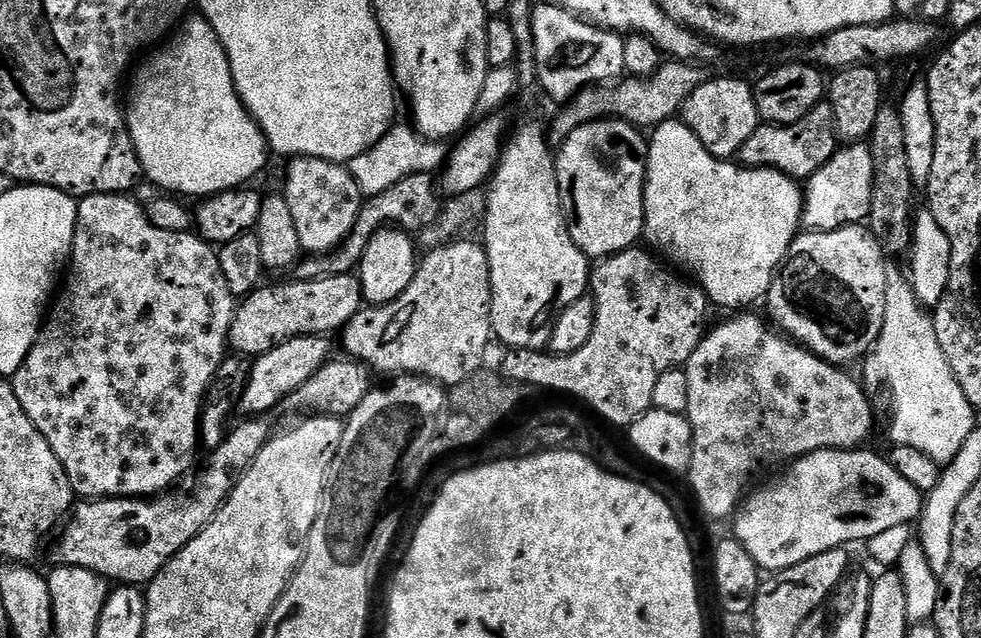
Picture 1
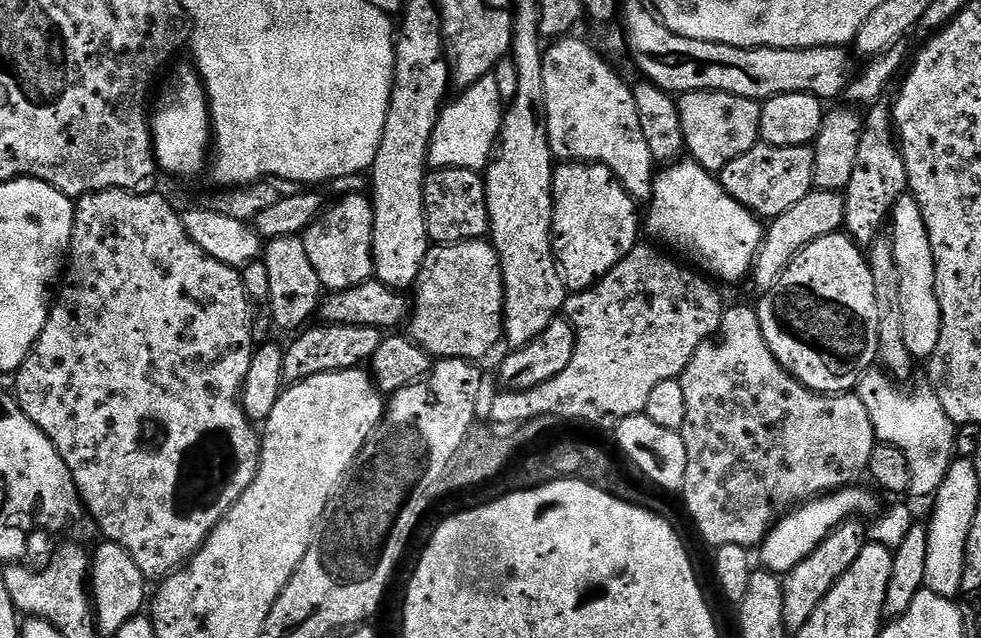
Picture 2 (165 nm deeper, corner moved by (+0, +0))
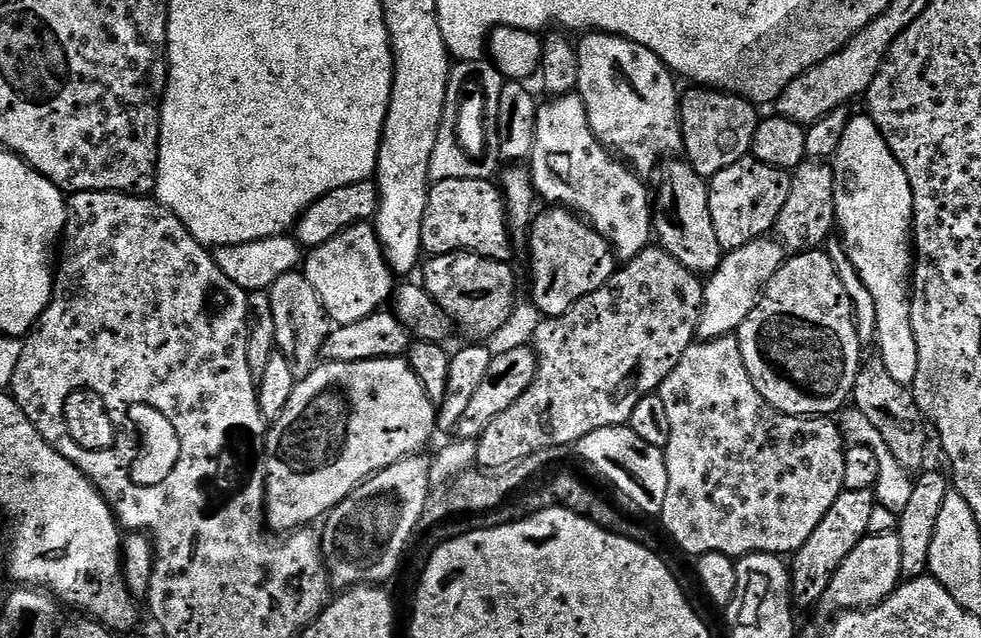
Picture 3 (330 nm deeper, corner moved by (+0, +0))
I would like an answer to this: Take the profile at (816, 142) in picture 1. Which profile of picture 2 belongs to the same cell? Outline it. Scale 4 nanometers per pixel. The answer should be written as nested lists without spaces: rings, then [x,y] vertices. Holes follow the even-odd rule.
[[[757,142],[746,154],[734,158],[730,166],[718,173],[721,186],[742,206],[746,206],[758,218],[771,222],[778,219],[790,206],[798,206],[802,198],[814,191],[815,147],[770,146]],[[765,216],[765,217],[764,217]]]

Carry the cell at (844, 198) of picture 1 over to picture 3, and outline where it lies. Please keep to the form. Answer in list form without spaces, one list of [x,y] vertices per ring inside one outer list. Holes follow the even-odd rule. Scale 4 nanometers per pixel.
[[[776,238],[751,240],[746,242],[746,246],[725,251],[718,270],[711,273],[704,284],[704,308],[700,311],[699,339],[717,340],[720,336],[731,336],[739,330],[785,259],[786,249]]]

